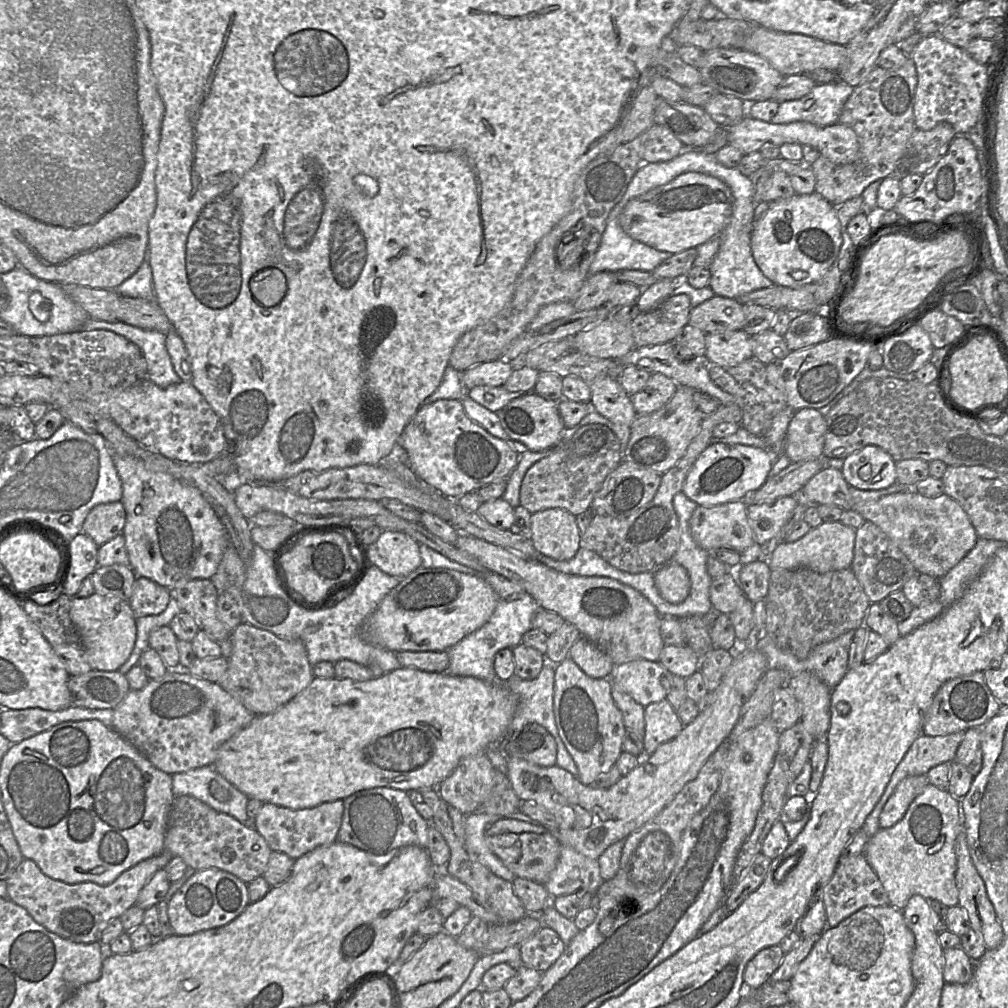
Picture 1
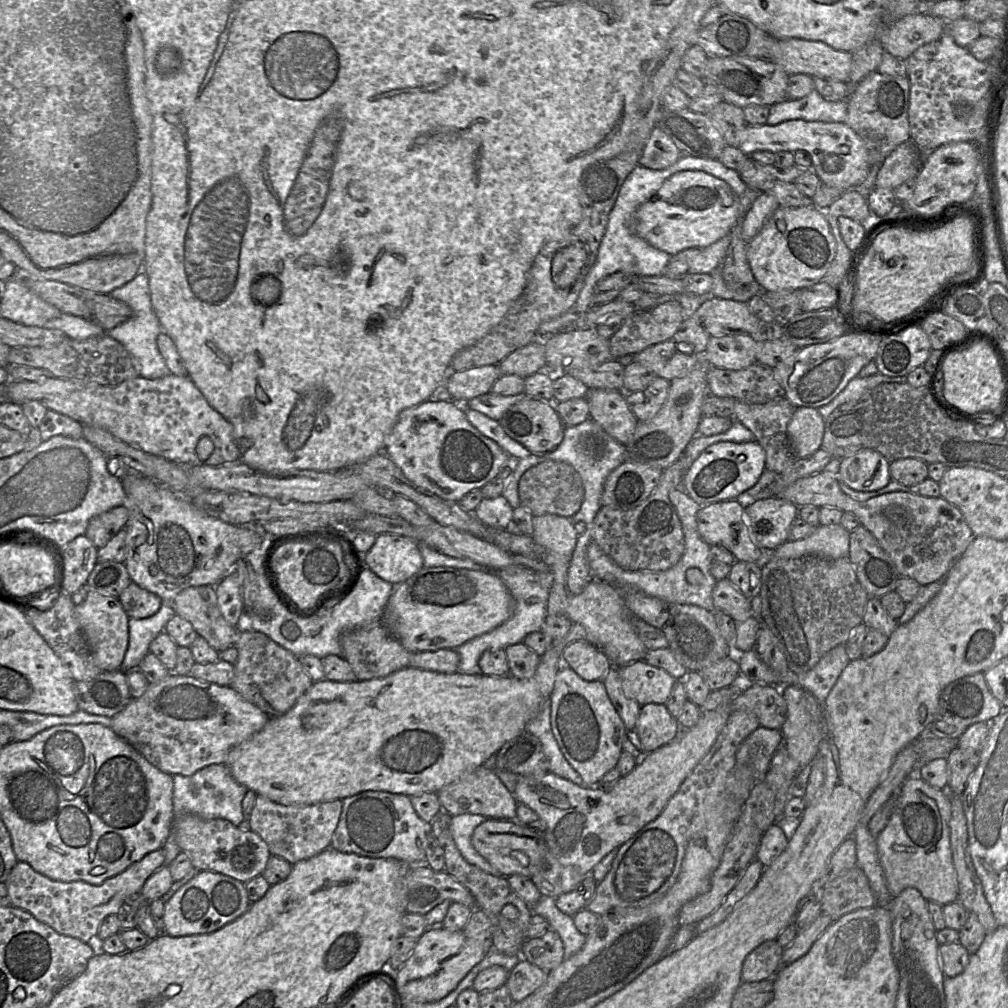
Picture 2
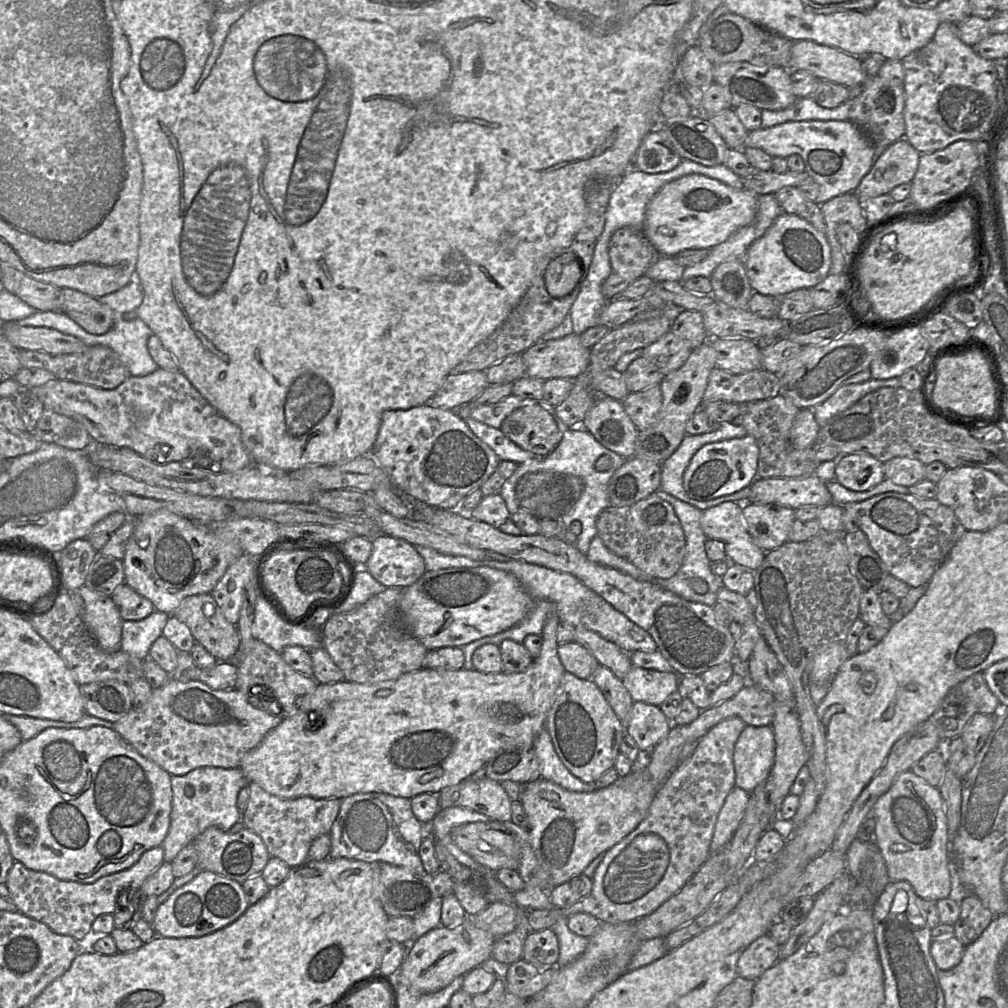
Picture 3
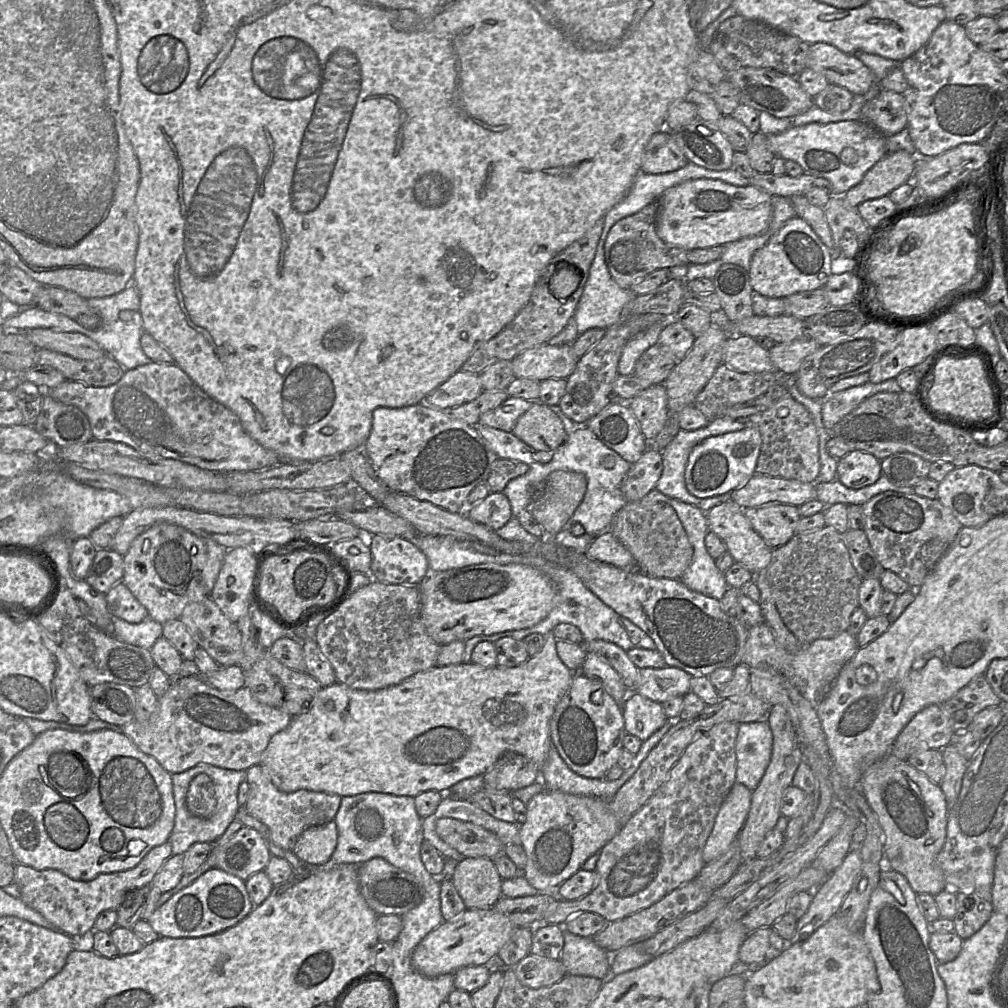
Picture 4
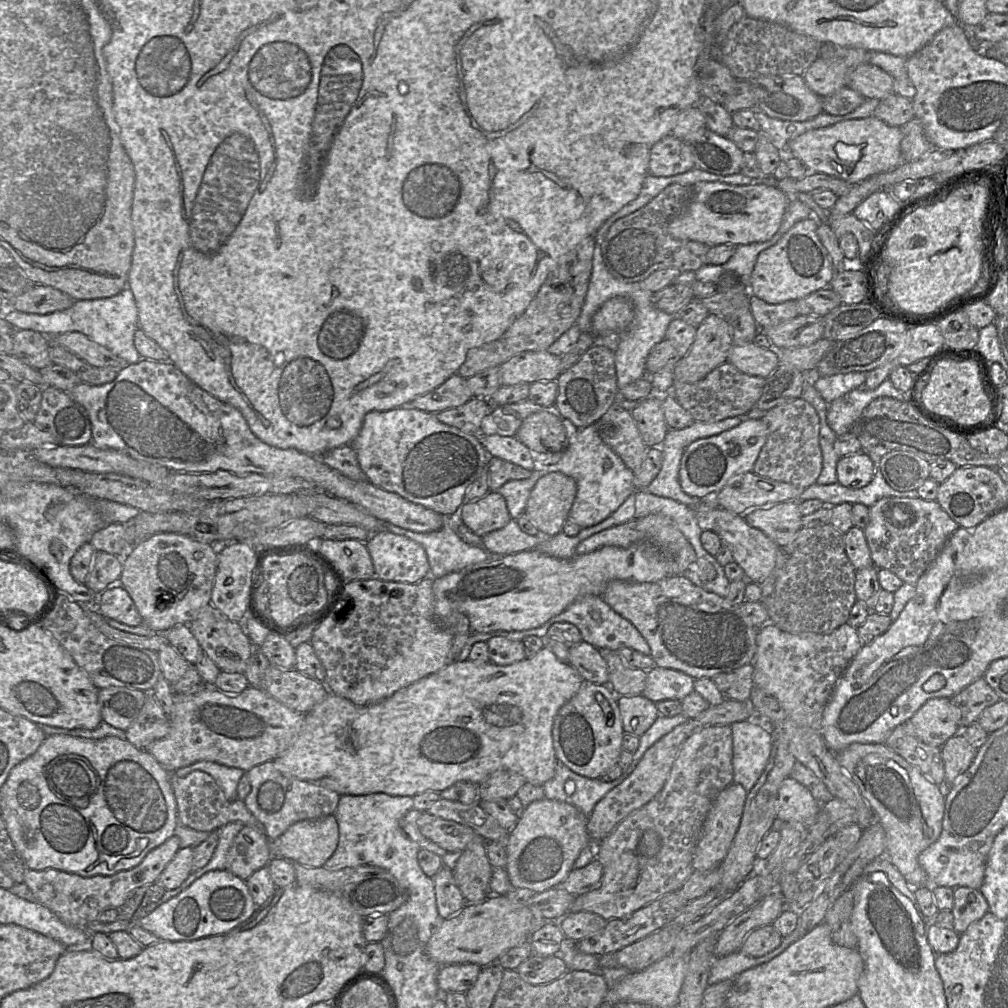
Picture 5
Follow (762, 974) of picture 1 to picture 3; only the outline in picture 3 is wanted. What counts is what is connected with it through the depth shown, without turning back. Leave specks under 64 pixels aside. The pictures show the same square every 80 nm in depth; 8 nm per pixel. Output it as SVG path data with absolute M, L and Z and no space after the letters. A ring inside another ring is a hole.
M769 933L758 937L740 955L738 976L756 981L779 960L780 949L781 945Z

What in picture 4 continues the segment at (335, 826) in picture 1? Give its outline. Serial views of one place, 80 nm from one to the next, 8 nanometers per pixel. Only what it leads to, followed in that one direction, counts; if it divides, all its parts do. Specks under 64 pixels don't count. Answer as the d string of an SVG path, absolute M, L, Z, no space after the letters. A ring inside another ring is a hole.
M259 764L248 768L246 775L250 792L244 805L245 810L263 822L270 831L271 840L285 850L292 851L297 838L304 830L332 821L341 804L342 797L337 794L305 789L291 793L282 792Z

